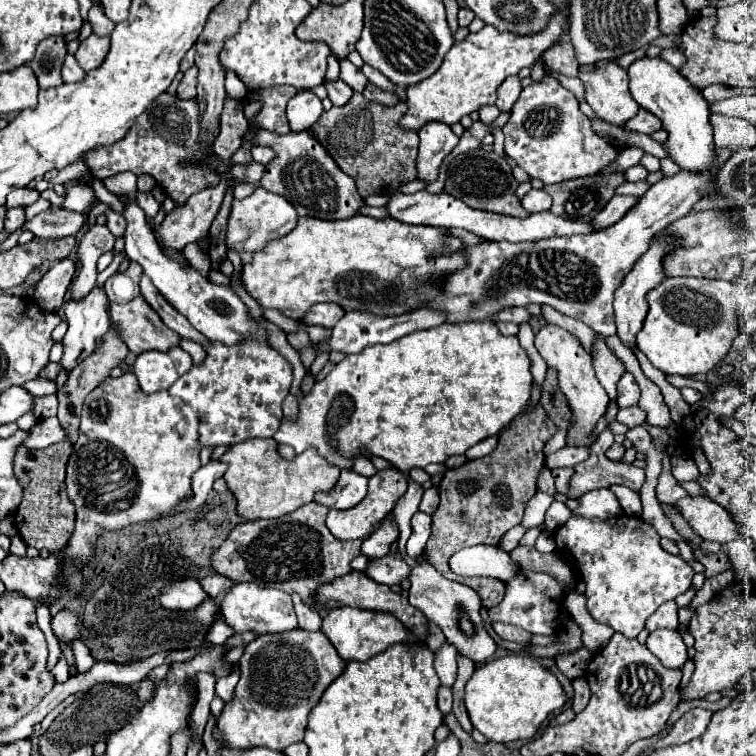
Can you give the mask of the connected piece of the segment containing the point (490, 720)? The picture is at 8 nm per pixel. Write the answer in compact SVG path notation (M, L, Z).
M511 654L475 668L465 686L463 702L473 728L491 742L505 744L513 740L531 740L547 714L565 706L565 692L559 680L537 660Z

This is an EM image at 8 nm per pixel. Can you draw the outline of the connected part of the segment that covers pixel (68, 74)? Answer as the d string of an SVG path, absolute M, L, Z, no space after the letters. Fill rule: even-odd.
M67 54L61 76L63 76L63 82L81 82L85 78L85 70L79 68L79 62L71 54Z

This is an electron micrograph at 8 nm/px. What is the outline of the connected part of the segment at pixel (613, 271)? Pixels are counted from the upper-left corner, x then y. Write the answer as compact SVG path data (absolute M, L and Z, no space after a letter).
M717 150L717 162L707 174L691 174L691 172L679 172L671 178L661 178L655 186L651 186L643 198L637 202L623 220L615 222L611 228L603 228L591 234L581 236L569 236L569 238L549 238L549 240L537 240L537 242L483 242L477 246L467 246L461 238L449 238L441 246L441 254L455 254L459 250L465 252L467 264L459 268L459 272L449 272L447 280L443 280L443 296L435 300L435 304L423 304L431 310L445 312L449 324L459 322L485 322L493 320L493 316L505 308L513 306L527 306L527 304L539 304L539 306L551 306L557 312L563 312L565 316L571 316L575 320L581 320L589 328L593 328L601 336L615 334L615 318L613 318L613 294L627 276L627 272L633 268L635 260L639 260L649 246L649 240L663 228L667 228L671 222L683 218L691 212L691 206L701 200L699 188L703 188L711 176L725 164L725 160L731 156L729 150Z

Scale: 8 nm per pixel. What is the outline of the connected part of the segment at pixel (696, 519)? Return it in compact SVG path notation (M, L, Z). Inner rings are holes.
M685 496L677 500L675 506L703 540L727 544L739 536L729 512L707 496Z

